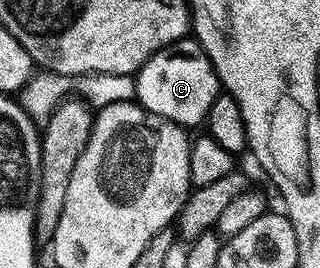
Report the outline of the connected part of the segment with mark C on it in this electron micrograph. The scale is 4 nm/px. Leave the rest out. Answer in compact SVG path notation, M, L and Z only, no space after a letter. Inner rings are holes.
M189 37L159 51L144 64L136 77L137 102L149 115L169 120L185 129L200 128L222 93L220 78L209 57L195 38Z

